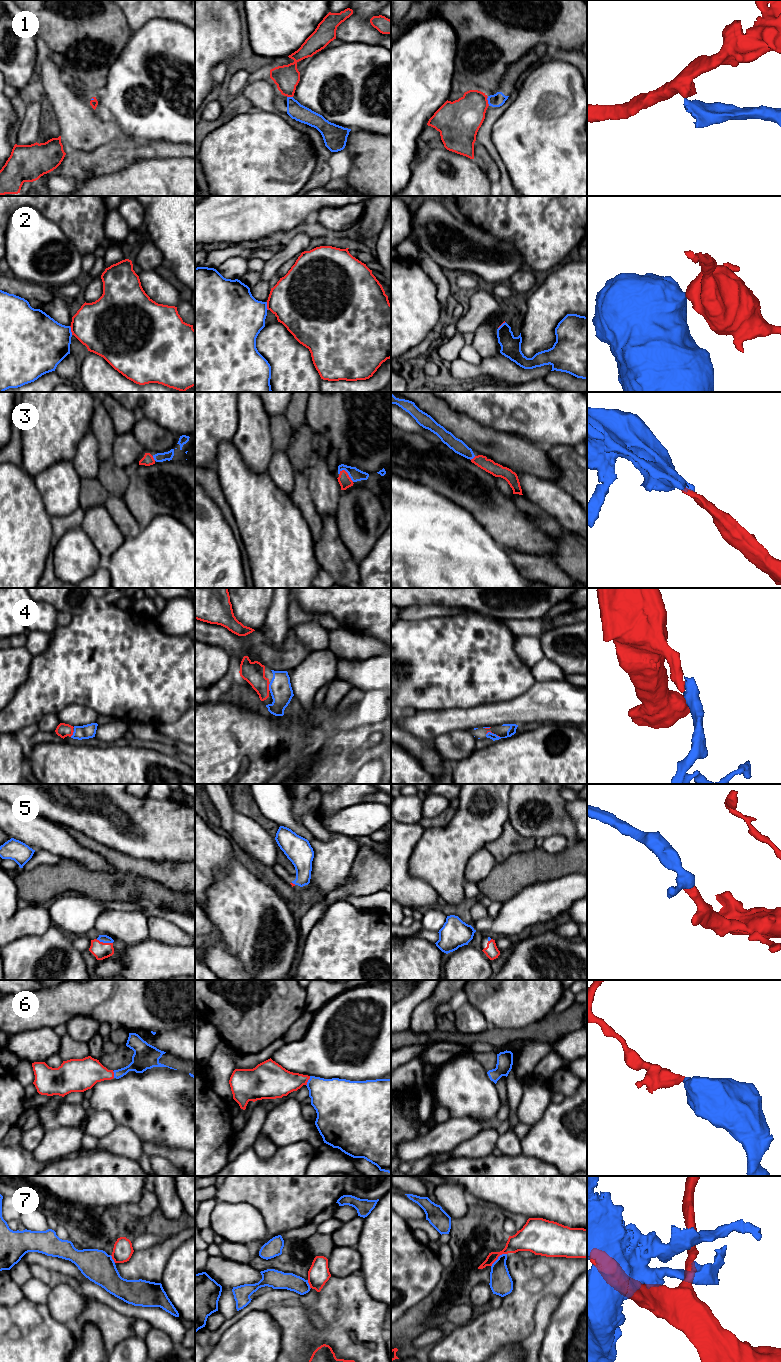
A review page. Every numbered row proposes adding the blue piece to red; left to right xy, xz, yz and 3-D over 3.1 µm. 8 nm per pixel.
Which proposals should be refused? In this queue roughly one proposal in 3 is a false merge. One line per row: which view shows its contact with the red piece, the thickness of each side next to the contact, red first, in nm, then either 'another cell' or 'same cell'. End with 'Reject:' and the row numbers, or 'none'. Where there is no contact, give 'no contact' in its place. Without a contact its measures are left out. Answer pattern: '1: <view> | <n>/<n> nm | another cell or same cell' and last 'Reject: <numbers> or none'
1: yz | 320/110 nm | another cell
2: xy | 400/400 nm | another cell
3: xz | 100/100 nm | same cell
4: xz | 180/180 nm | same cell
5: xy | 140/60 nm | same cell
6: xz | 260/320 nm | same cell
7: yz | 160/180 nm | another cell
Reject: 1, 2, 7

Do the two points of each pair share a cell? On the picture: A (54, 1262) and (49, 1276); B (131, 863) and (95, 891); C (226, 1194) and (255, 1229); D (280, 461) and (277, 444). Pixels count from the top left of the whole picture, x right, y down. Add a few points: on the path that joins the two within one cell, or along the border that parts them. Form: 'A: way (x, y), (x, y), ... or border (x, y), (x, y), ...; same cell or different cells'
A: border (28, 1264), (42, 1265), (55, 1274); different cells
B: border (119, 870), (143, 877); different cells
C: border (215, 1189), (219, 1201), (248, 1202), (256, 1209); different cells
D: border (274, 450), (284, 452); different cells

